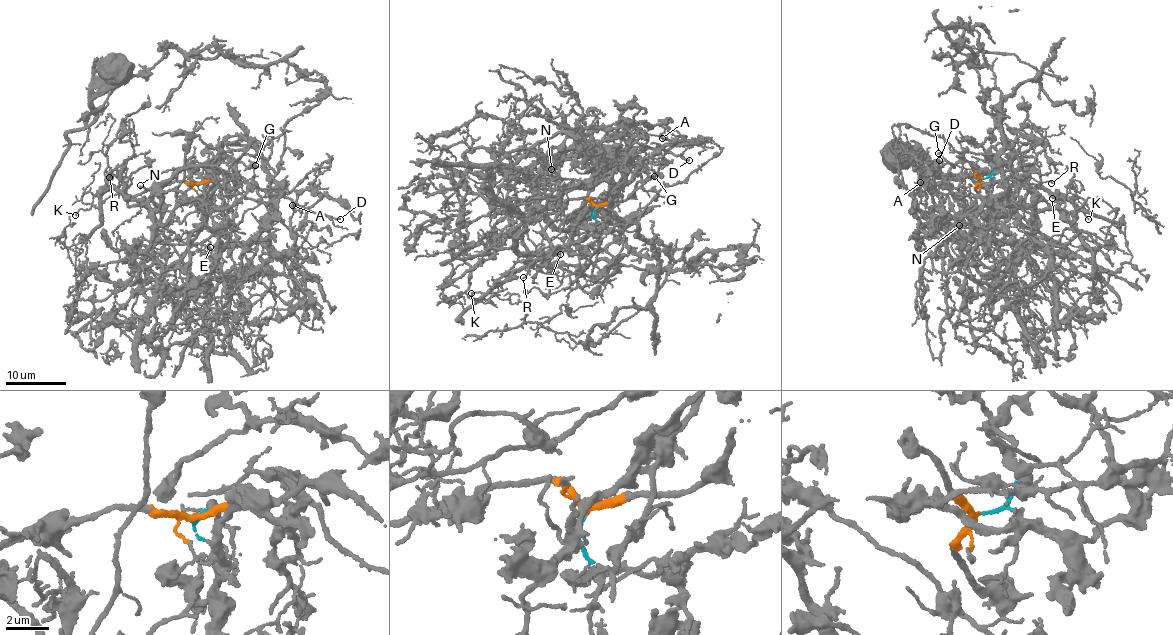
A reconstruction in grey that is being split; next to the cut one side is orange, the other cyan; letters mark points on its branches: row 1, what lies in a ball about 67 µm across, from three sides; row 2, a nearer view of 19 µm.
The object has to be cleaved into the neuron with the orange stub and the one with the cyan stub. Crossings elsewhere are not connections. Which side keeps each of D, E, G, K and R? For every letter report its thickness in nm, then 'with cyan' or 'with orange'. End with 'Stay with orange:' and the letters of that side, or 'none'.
D: calibre 180 nm; with orange
E: calibre 140 nm; with cyan
G: calibre 180 nm; with orange
K: calibre 100 nm; with orange
R: calibre 120 nm; with orange
Stay with orange: D, G, K, R

